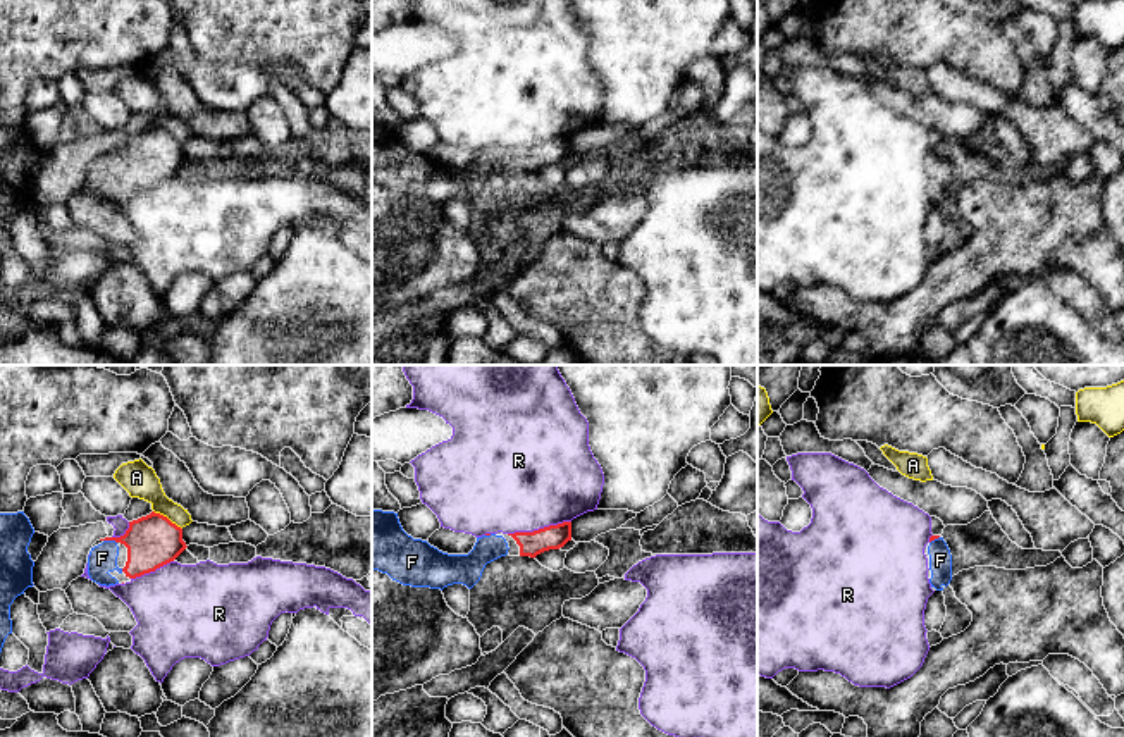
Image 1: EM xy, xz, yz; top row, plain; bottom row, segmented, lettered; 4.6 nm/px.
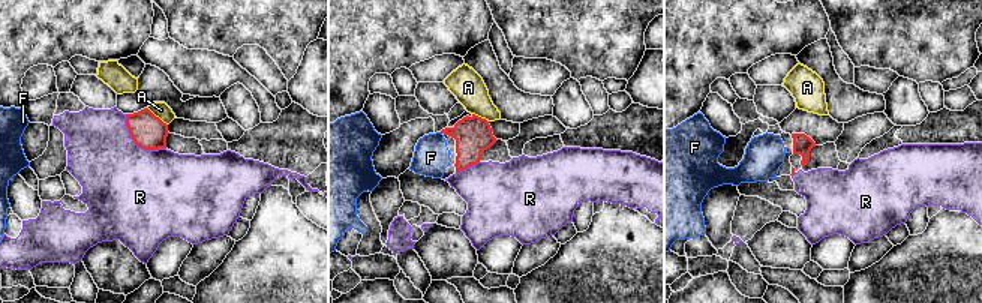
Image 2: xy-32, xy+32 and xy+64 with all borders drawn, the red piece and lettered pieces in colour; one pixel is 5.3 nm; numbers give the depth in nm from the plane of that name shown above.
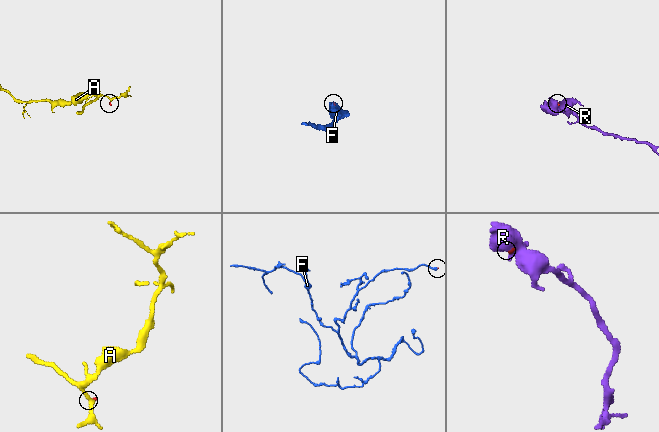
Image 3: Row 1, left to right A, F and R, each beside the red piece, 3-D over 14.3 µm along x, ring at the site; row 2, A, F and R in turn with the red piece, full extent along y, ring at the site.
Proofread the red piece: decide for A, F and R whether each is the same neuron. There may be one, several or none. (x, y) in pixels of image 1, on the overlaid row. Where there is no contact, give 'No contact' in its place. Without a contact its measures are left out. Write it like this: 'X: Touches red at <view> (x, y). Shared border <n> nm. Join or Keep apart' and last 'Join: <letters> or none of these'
A: Touches red at xy (166, 517). Shared border 160 nm. Keep apart
F: Touches red at xy (111, 539). Shared border 70 nm. Join
R: Touches red at xz (539, 529). Shared border 300 nm. Keep apart
Join: F

